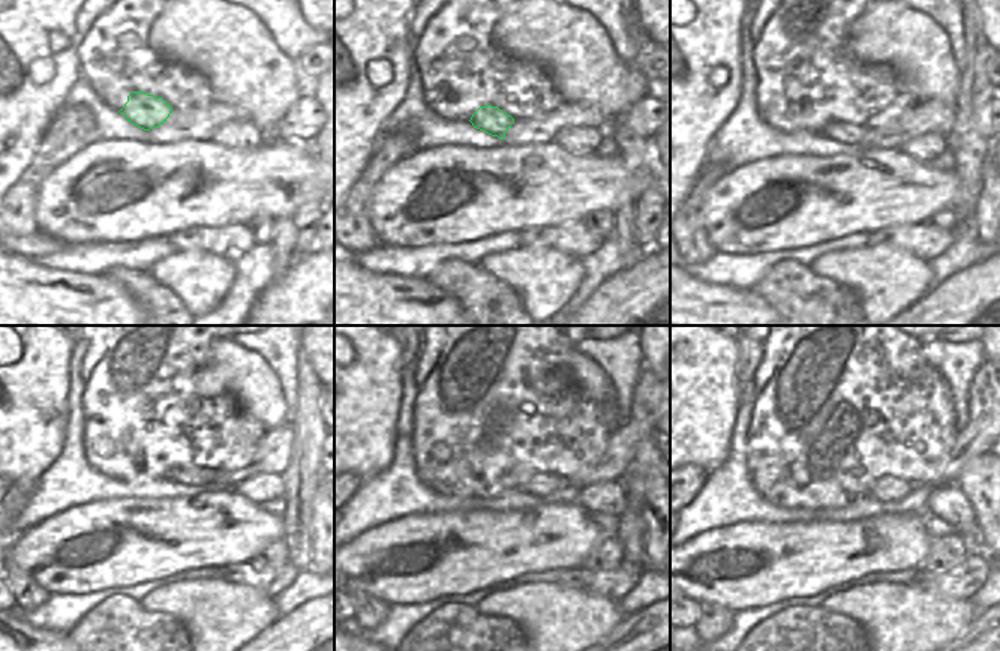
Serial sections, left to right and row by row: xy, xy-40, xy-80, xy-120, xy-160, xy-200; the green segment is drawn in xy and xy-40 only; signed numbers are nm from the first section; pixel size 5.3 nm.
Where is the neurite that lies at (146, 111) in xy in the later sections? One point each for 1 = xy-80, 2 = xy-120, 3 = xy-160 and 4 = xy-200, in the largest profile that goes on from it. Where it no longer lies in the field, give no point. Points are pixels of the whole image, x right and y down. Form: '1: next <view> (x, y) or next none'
1: next xy-80 (843, 132)
2: next xy-120 (192, 476)
3: next xy-160 (543, 483)
4: next xy-200 (888, 489)

